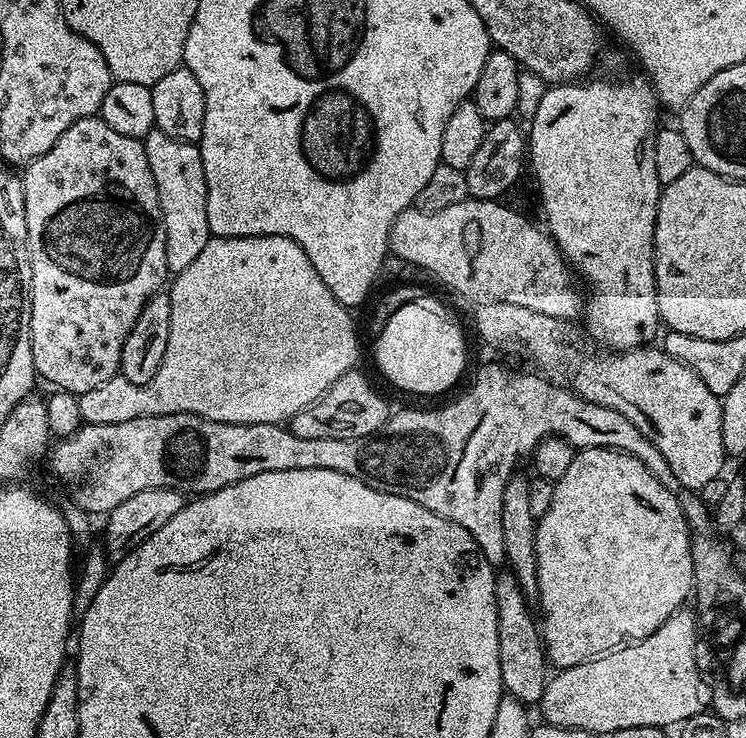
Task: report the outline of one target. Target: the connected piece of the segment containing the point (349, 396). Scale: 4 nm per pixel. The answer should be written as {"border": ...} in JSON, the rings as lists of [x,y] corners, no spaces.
{"border":[[[353,370],[342,374],[330,390],[326,390],[308,408],[304,408],[290,421],[290,431],[298,434],[298,438],[362,438],[372,436],[380,431],[380,427],[387,422],[390,415],[390,407],[382,397],[376,393],[376,388],[360,373],[360,370]]]}

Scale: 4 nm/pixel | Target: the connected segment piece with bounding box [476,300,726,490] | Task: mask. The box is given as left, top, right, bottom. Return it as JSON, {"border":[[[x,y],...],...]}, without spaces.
{"border":[[[490,300],[479,305],[476,312],[476,332],[492,348],[500,352],[516,352],[521,344],[524,352],[537,364],[544,379],[552,383],[567,386],[582,398],[594,402],[598,406],[610,406],[618,410],[654,446],[658,446],[658,454],[666,458],[666,466],[670,466],[672,479],[684,490],[699,490],[706,482],[714,482],[725,471],[726,453],[722,442],[722,414],[724,406],[721,397],[715,396],[702,382],[702,378],[690,366],[682,361],[670,358],[660,346],[641,346],[631,348],[629,352],[613,352],[597,350],[593,341],[586,335],[579,323],[571,320],[550,318],[550,314],[538,314],[538,310],[530,310],[526,306],[514,306],[514,302],[498,302]]]}

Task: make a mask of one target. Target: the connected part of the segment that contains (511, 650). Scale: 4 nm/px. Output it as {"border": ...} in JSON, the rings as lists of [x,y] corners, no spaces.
{"border":[[[504,570],[504,573],[501,571],[497,575],[494,598],[498,606],[498,666],[502,666],[505,693],[518,698],[525,706],[539,705],[550,679],[550,661],[548,653],[544,650],[542,628],[534,615],[533,605],[532,608],[528,605],[531,604],[529,597],[524,595],[522,586],[518,586],[518,578],[510,570]]]}

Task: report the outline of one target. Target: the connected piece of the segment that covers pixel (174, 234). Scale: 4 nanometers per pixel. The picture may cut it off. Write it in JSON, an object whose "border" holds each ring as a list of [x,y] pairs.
{"border":[[[151,131],[144,137],[146,162],[150,162],[150,174],[154,174],[154,182],[158,186],[158,202],[162,210],[162,226],[166,230],[166,266],[169,273],[175,274],[186,270],[210,238],[206,222],[206,174],[202,170],[202,154],[196,144],[187,144],[181,140],[170,138],[170,134]]]}

